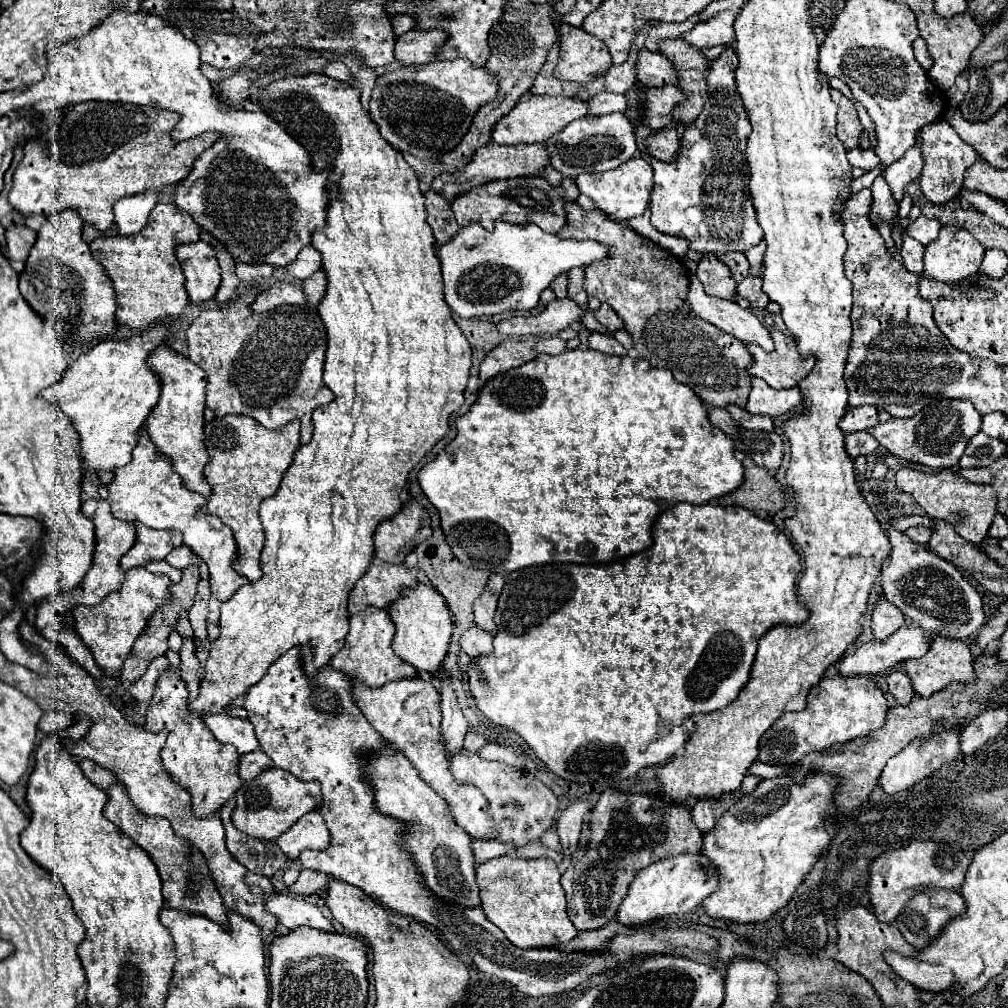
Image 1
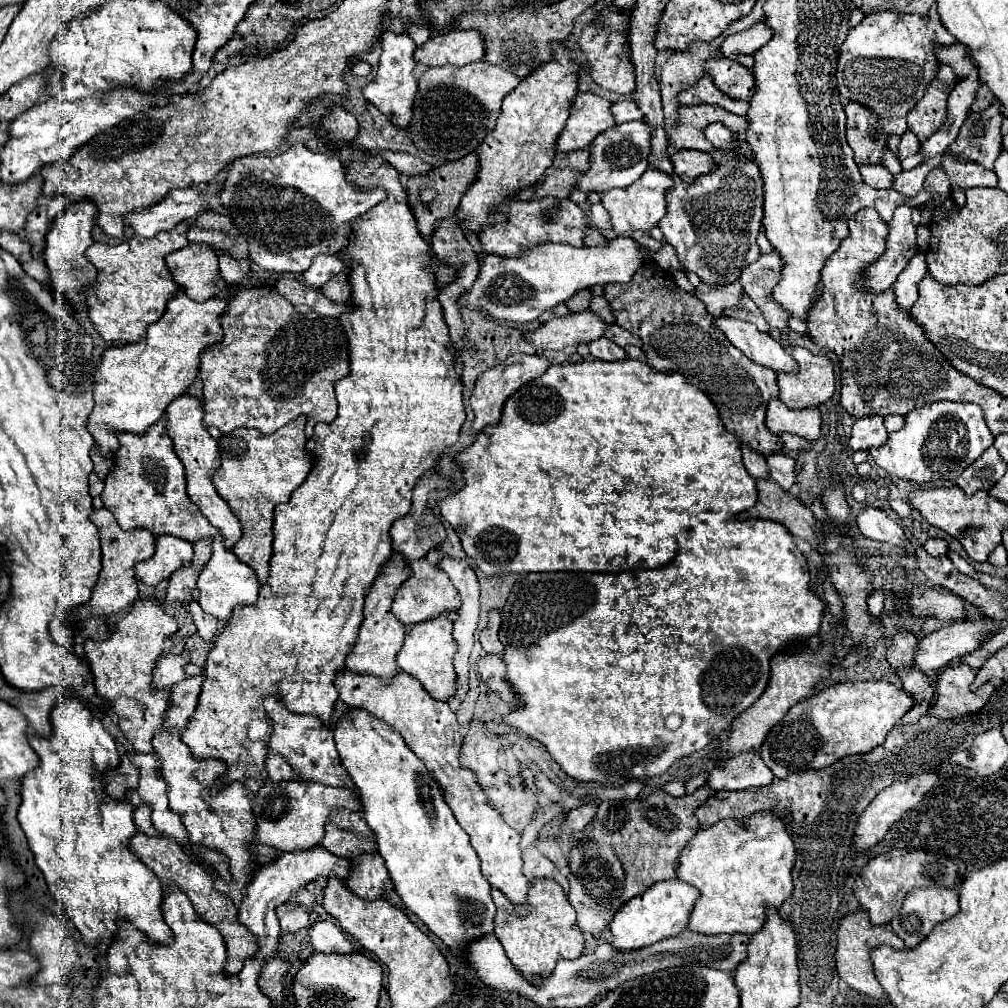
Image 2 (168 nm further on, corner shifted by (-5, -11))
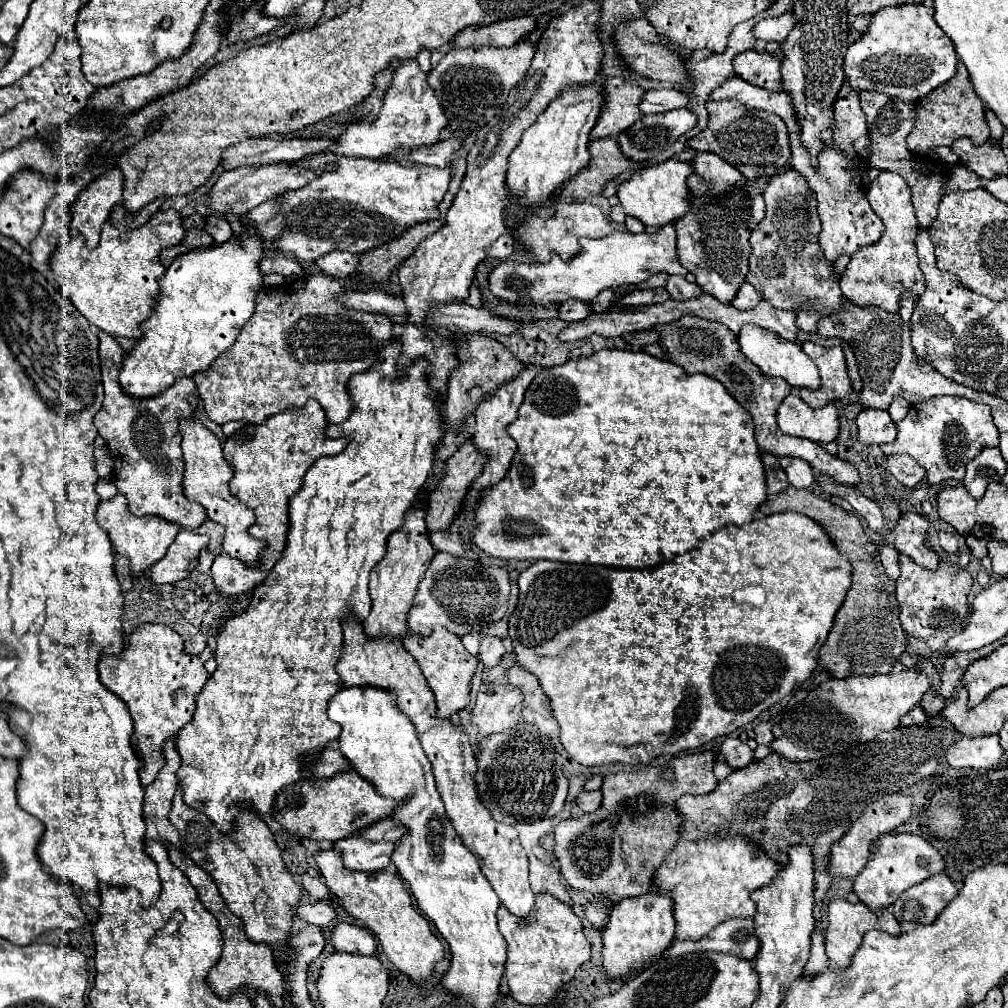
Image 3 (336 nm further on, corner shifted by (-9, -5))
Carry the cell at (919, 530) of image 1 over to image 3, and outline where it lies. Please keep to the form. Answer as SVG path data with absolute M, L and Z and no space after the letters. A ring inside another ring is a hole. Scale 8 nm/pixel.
M939 531L939 545L949 555L957 553L957 539L951 533L947 533L947 531Z

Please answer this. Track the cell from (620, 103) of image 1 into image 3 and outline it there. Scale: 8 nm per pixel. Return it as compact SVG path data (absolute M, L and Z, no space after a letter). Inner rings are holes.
M651 89L645 91L639 103L639 111L643 115L653 115L653 113L665 113L671 109L679 109L687 105L687 95L677 91L677 89Z

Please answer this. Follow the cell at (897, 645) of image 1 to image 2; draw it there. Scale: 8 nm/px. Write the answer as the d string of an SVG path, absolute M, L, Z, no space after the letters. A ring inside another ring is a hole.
M977 617L977 619L965 619L965 621L955 621L955 623L949 623L945 627L941 627L939 631L933 631L929 633L927 637L919 639L919 651L917 651L917 669L925 671L925 673L931 673L931 671L937 671L941 667L945 667L947 663L951 663L953 659L961 659L965 655L971 655L975 653L991 635L995 635L999 631L999 623L989 619L989 617Z

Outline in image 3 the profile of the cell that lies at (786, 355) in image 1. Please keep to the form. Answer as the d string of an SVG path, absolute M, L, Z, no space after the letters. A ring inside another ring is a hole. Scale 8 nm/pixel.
M805 341L801 343L803 351L809 355L809 359L817 365L819 375L821 375L821 387L817 391L801 387L797 389L797 395L811 407L811 409L819 409L823 405L827 405L829 401L841 399L851 391L851 381L847 377L847 369L845 369L845 357L839 345L827 349L823 345Z

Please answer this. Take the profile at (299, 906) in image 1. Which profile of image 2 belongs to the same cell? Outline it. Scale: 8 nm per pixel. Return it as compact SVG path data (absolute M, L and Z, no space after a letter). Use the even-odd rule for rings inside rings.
M317 921L313 927L309 927L309 941L313 949L321 953L353 953L355 951L353 941L337 925L329 921Z

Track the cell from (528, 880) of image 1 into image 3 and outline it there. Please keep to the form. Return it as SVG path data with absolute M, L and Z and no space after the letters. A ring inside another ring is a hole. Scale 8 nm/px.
M541 893L535 899L533 911L525 919L509 915L505 907L497 911L499 931L507 941L505 977L513 991L513 997L525 1005L545 1005L559 999L561 989L573 979L575 971L591 957L591 945L583 935L583 925L569 903L553 899L549 893Z

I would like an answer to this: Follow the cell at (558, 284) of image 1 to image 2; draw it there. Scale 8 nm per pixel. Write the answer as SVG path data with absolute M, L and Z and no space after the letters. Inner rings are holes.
M585 289L585 293L577 293L577 297L573 297L573 301L567 301L565 305L569 307L571 313L581 313L581 311L587 311L589 309L589 303L591 303L591 291Z

